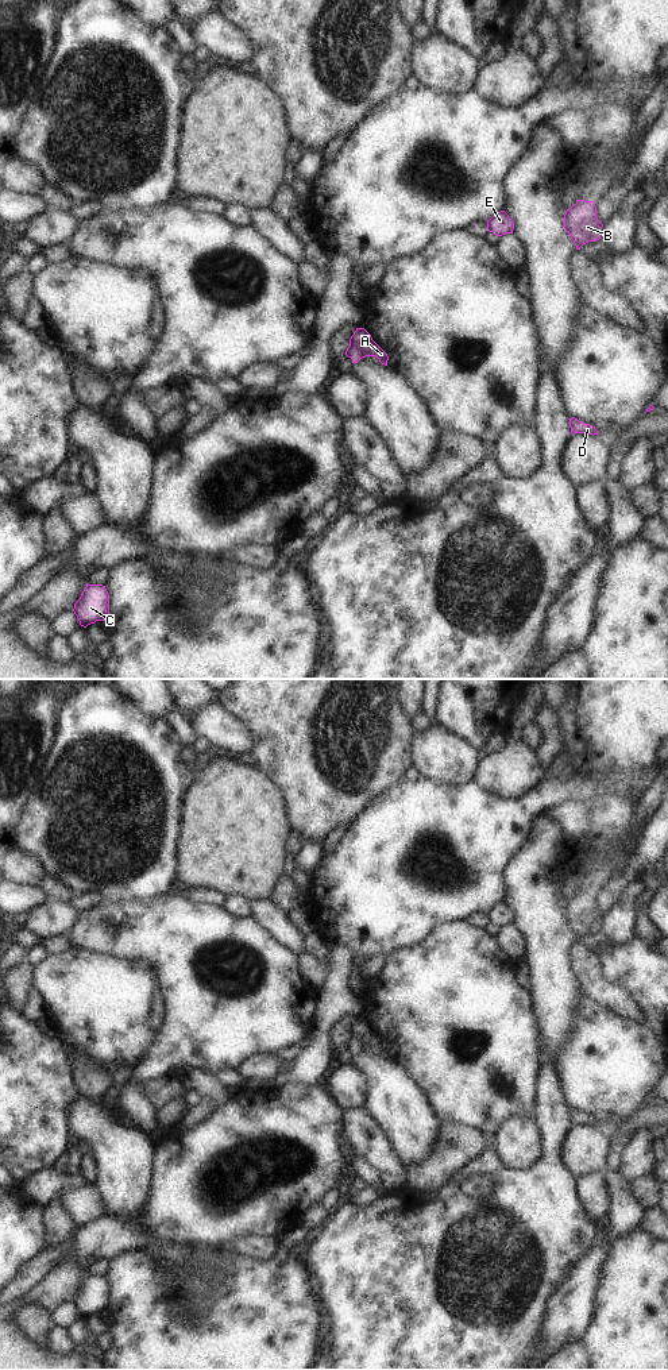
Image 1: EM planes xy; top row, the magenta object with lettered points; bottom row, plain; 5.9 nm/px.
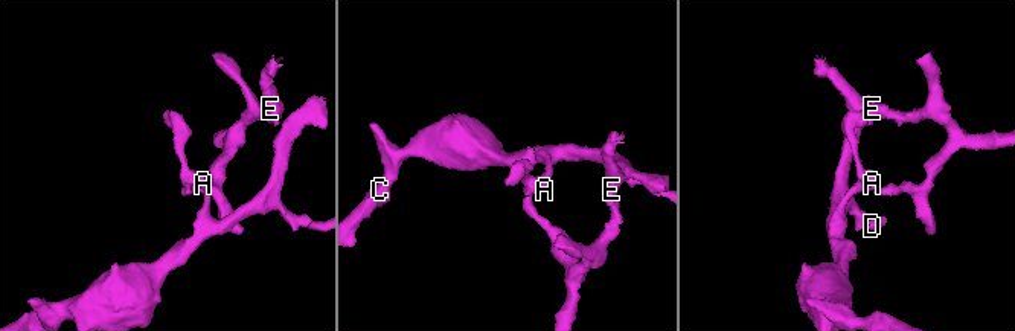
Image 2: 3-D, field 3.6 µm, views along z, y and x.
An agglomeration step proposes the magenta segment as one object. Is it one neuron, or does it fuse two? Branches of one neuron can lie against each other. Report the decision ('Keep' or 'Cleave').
Cleave

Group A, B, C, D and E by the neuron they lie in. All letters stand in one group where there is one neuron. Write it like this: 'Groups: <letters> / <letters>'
Groups: A B C D / E

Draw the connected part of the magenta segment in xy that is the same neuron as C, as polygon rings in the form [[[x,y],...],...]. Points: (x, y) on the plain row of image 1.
[[[86,1276],[73,1300],[80,1316],[86,1319],[96,1312],[107,1312],[109,1285],[103,1276]]]

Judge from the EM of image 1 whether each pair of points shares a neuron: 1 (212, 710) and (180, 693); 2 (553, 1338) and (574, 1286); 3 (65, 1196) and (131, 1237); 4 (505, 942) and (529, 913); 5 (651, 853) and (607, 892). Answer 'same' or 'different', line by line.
1: different
2: same
3: different
4: different
5: same

